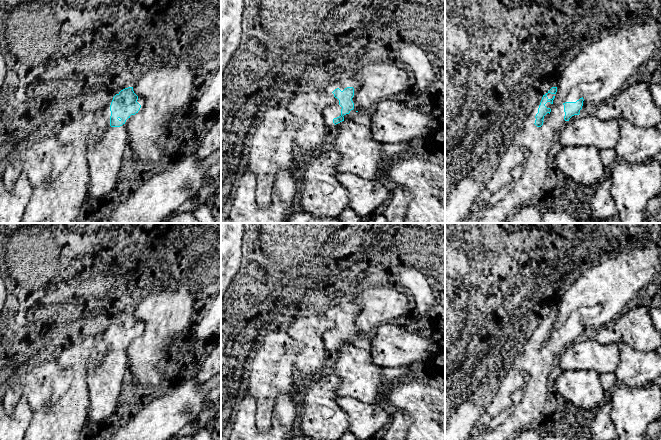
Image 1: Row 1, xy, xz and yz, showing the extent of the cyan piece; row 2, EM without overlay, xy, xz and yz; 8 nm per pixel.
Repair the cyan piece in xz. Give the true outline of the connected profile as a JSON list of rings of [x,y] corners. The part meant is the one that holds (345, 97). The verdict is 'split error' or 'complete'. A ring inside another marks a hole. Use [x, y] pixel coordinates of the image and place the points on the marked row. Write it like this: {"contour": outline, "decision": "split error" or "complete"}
{"contour": [[[343,78],[329,84],[325,90],[335,97],[335,102],[323,110],[324,123],[329,130],[335,130],[344,120],[349,120],[359,111],[355,97],[361,83],[352,78]]], "decision": "split error"}

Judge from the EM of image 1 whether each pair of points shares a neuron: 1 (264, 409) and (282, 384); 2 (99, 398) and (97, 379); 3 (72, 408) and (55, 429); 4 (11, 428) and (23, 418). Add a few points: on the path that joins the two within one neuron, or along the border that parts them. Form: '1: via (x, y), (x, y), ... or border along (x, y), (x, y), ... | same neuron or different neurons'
1: via (264, 403), (276, 390) | same neuron
2: via (99, 393), (99, 384) | same neuron
3: via (70, 413), (60, 424) | same neuron
4: via (14, 425), (20, 419) | same neuron

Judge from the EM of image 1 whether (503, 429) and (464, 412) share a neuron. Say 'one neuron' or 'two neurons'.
two neurons

